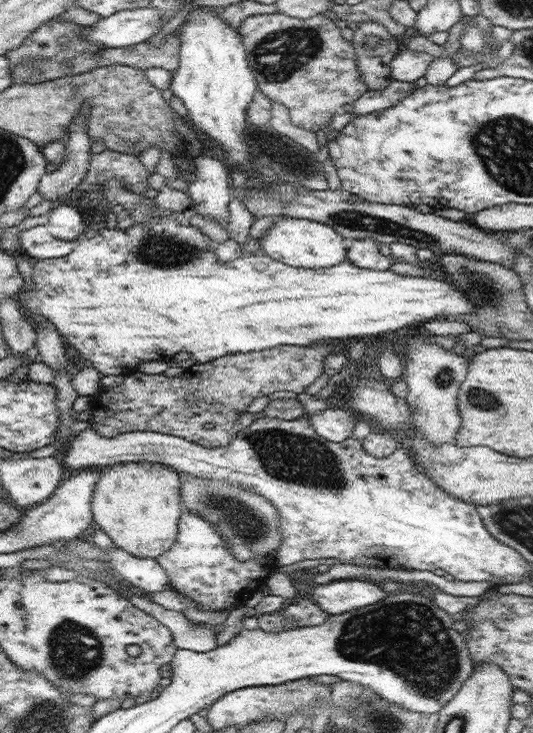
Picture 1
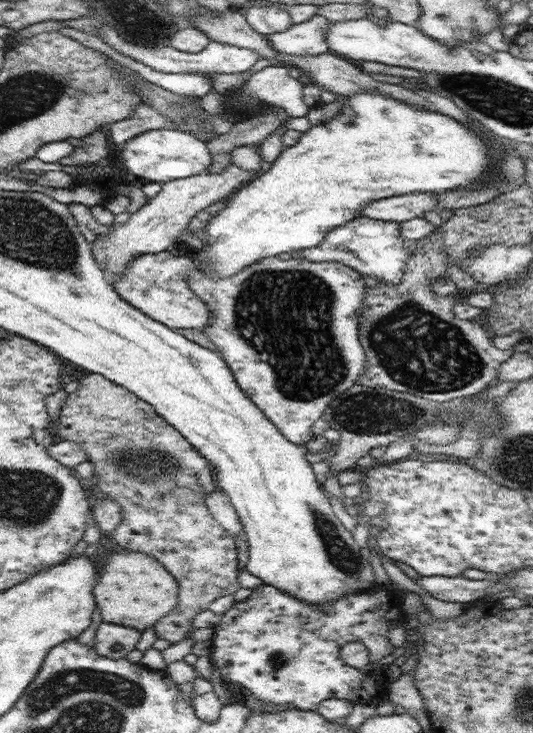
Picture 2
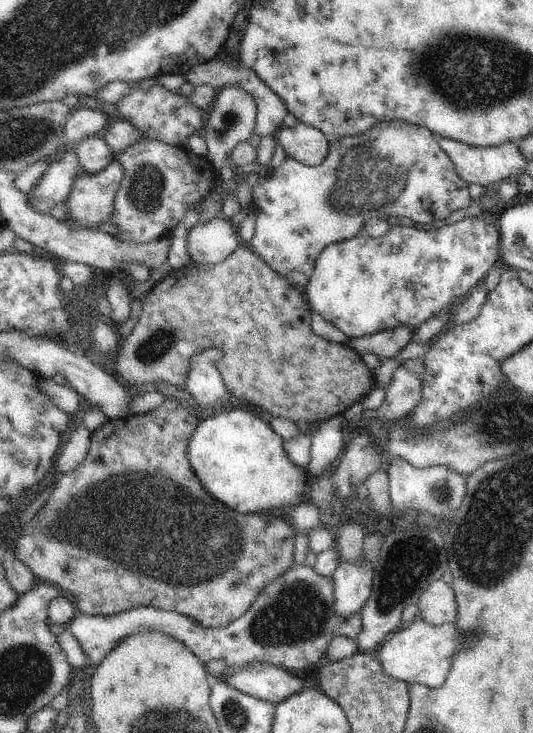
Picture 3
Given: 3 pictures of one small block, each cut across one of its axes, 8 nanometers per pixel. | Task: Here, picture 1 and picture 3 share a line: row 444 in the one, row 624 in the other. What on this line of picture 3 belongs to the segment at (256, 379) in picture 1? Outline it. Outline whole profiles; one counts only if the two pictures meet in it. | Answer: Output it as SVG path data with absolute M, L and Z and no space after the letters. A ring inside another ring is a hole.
M168 396L156 410L124 419L110 420L100 426L96 432L92 432L90 449L89 452L86 452L84 462L80 464L79 468L74 468L74 472L58 477L54 494L48 500L48 504L22 530L18 530L16 558L30 568L38 582L53 583L60 587L64 594L74 601L75 607L81 615L116 616L126 610L148 607L178 612L178 614L188 616L190 620L198 622L202 628L226 628L228 624L232 624L234 620L244 616L246 610L254 604L254 600L262 594L262 590L278 579L278 576L286 573L288 568L293 565L297 533L292 525L282 518L266 516L263 513L242 514L226 507L226 504L214 499L214 496L210 496L202 488L202 484L194 476L194 470L190 468L190 462L186 456L188 440L201 419L201 416L187 404Z

